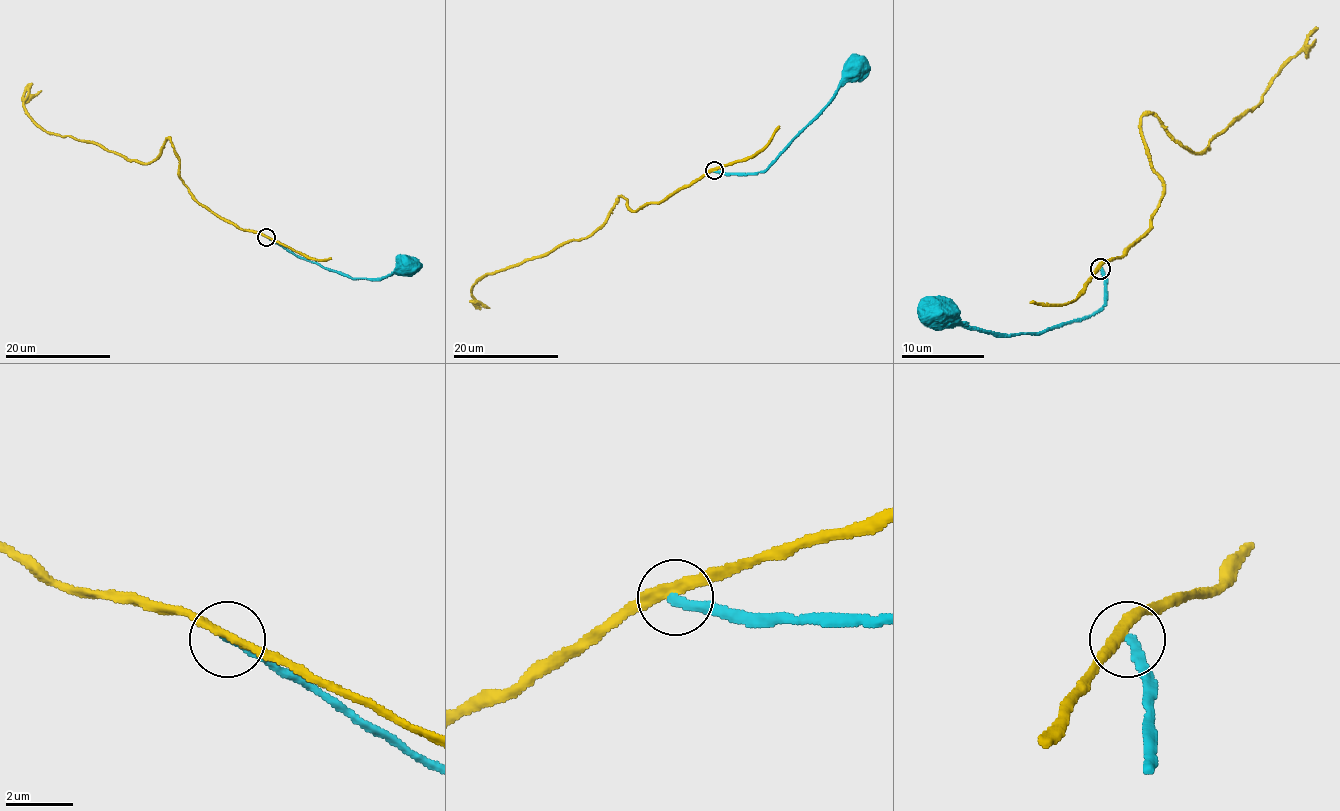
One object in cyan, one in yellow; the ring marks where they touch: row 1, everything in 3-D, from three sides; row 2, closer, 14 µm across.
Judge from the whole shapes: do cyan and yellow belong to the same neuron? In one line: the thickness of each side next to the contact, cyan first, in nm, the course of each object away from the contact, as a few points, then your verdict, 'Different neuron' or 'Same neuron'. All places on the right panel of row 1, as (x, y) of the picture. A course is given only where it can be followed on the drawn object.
Thickness 240 nm (cyan) against 280 nm. Course of cyan: (1100, 269), (1105, 275), (1105, 304), (1088, 317), (1059, 323), (1039, 333), (993, 335), (942, 325), (940, 319). Course of yellow: (1100, 267), (1150, 228), (1158, 207), (1162, 185), (1142, 117), (1156, 117), (1189, 152), (1202, 152), (1315, 38). Different neuron

